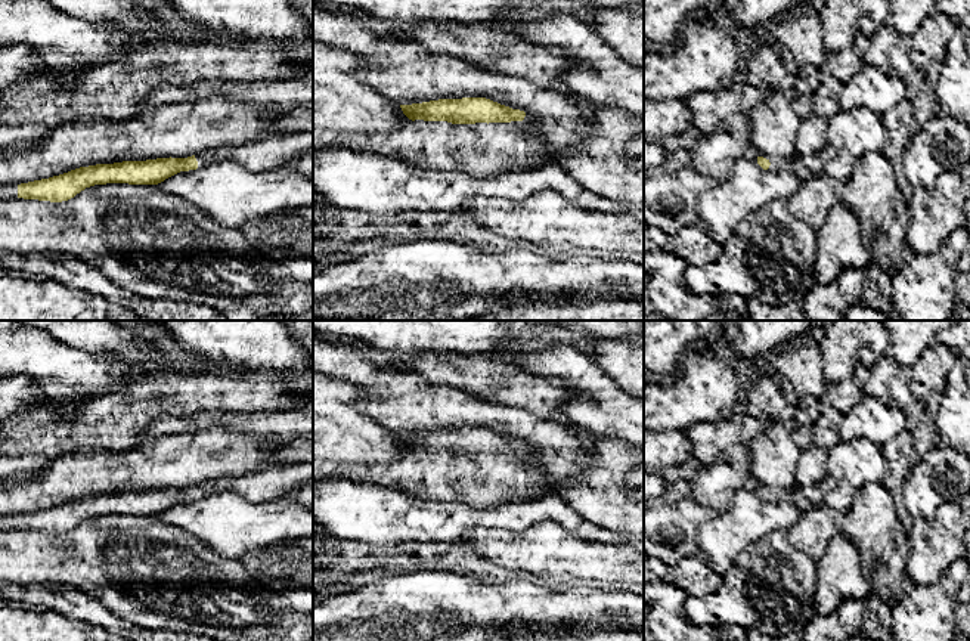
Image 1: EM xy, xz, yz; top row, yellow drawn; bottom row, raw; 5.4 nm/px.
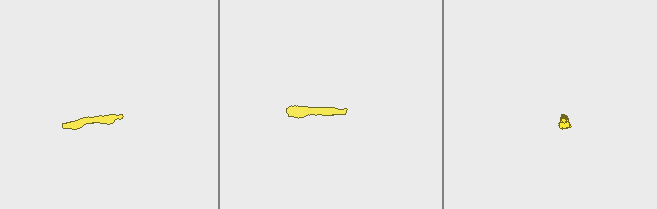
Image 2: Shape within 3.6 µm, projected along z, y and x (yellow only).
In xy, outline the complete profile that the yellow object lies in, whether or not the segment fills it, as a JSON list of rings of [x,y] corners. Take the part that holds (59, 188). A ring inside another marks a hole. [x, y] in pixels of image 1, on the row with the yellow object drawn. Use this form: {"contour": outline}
{"contour": [[[313,131],[275,133],[242,145],[213,148],[188,158],[170,157],[96,164],[49,179],[21,185],[0,185],[0,199],[24,198],[62,202],[94,185],[158,185],[180,171],[196,170],[223,161],[232,161],[251,171],[264,171],[282,167],[307,152],[313,152]]]}

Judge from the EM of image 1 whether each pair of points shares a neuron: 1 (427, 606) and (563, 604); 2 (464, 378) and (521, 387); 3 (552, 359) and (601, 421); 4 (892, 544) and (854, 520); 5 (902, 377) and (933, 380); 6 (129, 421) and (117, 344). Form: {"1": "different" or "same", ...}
{"1": "same", "2": "same", "3": "same", "4": "same", "5": "same", "6": "different"}

